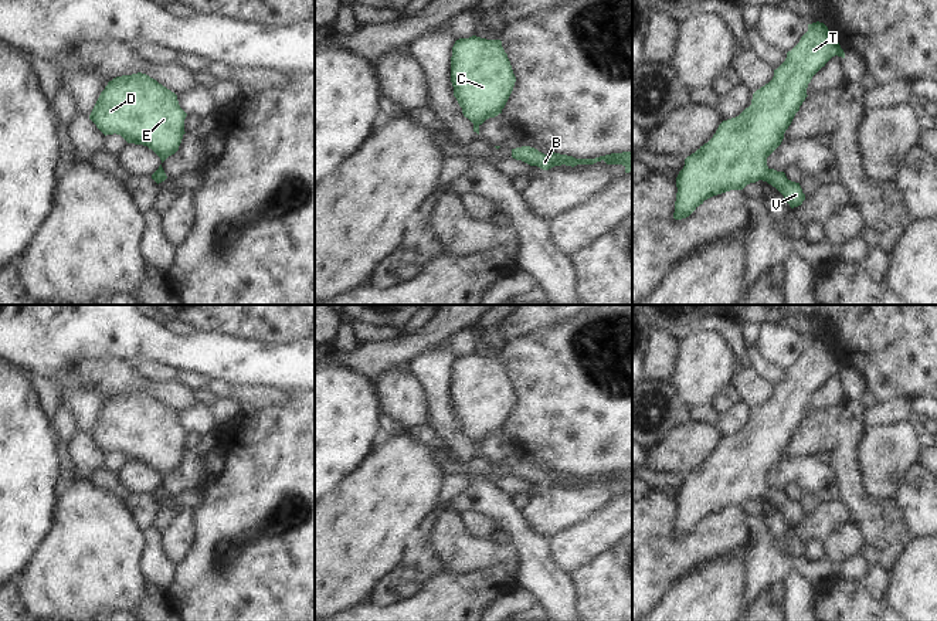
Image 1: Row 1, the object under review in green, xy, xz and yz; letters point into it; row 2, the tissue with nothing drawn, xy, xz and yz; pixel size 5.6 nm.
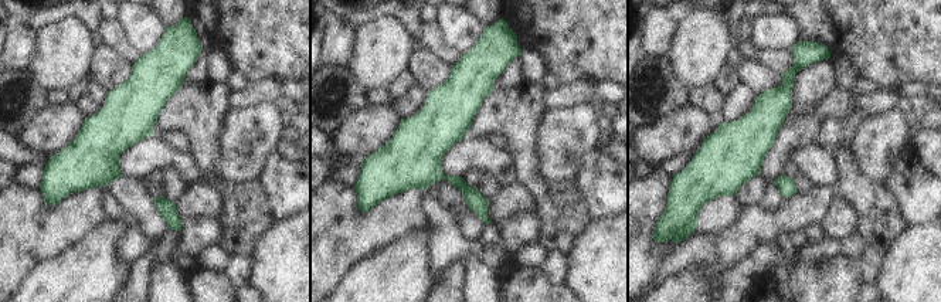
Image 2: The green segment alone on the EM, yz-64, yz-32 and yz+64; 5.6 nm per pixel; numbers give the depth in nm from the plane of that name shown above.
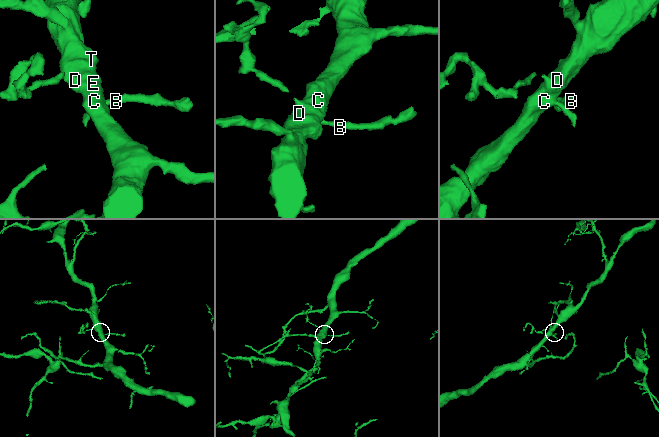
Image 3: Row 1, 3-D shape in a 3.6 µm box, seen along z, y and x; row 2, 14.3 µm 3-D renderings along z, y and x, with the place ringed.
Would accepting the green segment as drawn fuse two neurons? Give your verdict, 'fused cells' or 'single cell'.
single cell

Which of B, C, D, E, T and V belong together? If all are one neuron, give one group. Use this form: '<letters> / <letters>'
B C D E T V

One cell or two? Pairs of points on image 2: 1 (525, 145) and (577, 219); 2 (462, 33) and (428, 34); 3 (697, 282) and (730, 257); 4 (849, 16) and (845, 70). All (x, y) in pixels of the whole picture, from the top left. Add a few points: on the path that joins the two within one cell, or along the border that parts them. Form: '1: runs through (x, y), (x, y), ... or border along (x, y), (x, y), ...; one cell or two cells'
1: runs through (526, 165), (529, 177), (557, 207); one cell
2: border along (435, 23), (442, 40), (461, 56); two cells
3: border along (717, 274), (705, 268), (695, 268), (678, 275); two cells
4: border along (838, 60), (849, 60), (860, 75); two cells

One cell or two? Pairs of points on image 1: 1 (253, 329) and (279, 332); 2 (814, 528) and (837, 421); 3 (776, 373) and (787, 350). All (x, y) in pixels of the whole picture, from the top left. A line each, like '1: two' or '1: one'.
1: one
2: two
3: two

